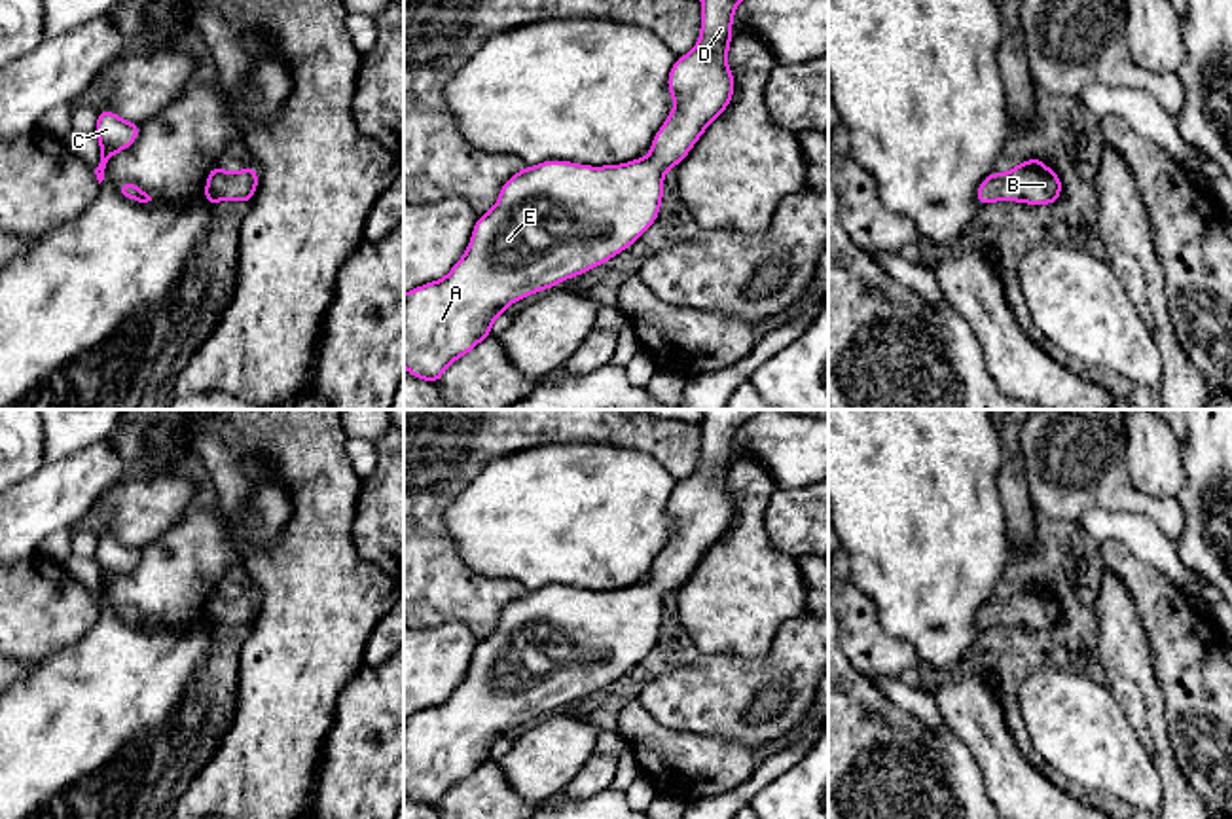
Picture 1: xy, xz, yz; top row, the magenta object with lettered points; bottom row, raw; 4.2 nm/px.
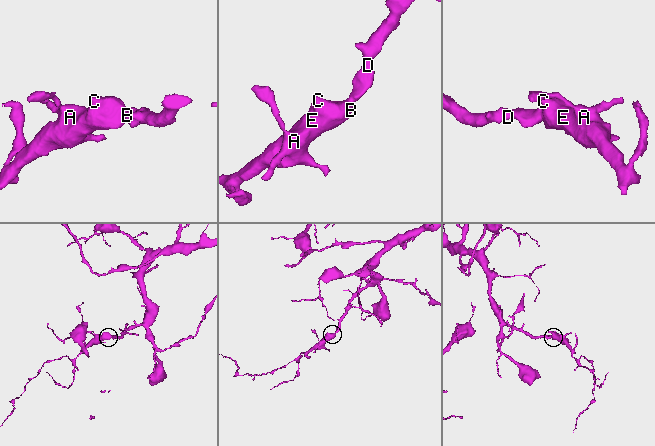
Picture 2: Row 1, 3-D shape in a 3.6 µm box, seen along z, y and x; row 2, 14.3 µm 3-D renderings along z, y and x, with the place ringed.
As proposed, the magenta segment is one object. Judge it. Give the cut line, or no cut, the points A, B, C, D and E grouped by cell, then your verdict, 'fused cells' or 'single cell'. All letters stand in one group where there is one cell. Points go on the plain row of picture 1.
no cut; A B C D E; single cell

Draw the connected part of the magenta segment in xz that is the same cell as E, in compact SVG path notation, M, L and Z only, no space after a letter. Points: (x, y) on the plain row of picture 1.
M701 410L699 464L688 480L673 487L667 514L675 523L675 533L654 559L648 582L607 592L588 592L557 584L523 592L504 607L497 629L478 643L468 673L449 700L404 719L404 792L413 802L436 810L451 787L470 777L481 764L491 762L493 745L502 739L510 728L608 686L656 646L663 624L665 595L677 592L707 550L730 531L735 504L726 482L732 468L734 436L739 427L758 411L760 410Z

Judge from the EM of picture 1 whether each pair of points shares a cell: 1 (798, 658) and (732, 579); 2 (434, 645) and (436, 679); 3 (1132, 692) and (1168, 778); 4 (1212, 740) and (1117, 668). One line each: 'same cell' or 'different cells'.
1: different cells
2: same cell
3: same cell
4: different cells

